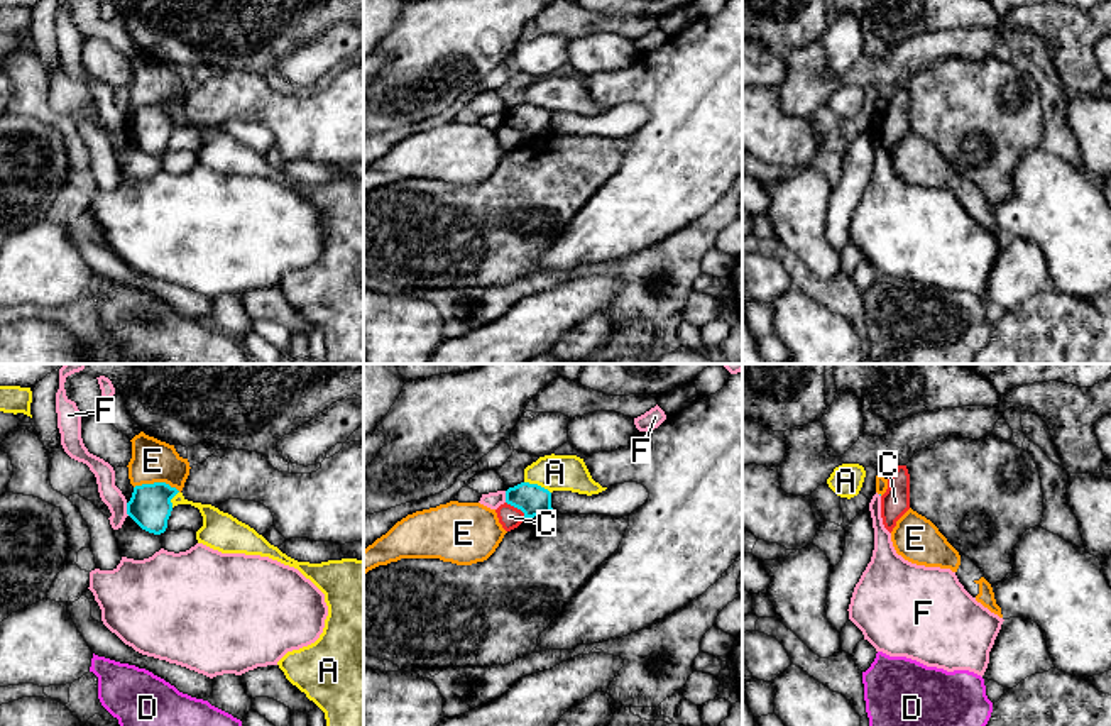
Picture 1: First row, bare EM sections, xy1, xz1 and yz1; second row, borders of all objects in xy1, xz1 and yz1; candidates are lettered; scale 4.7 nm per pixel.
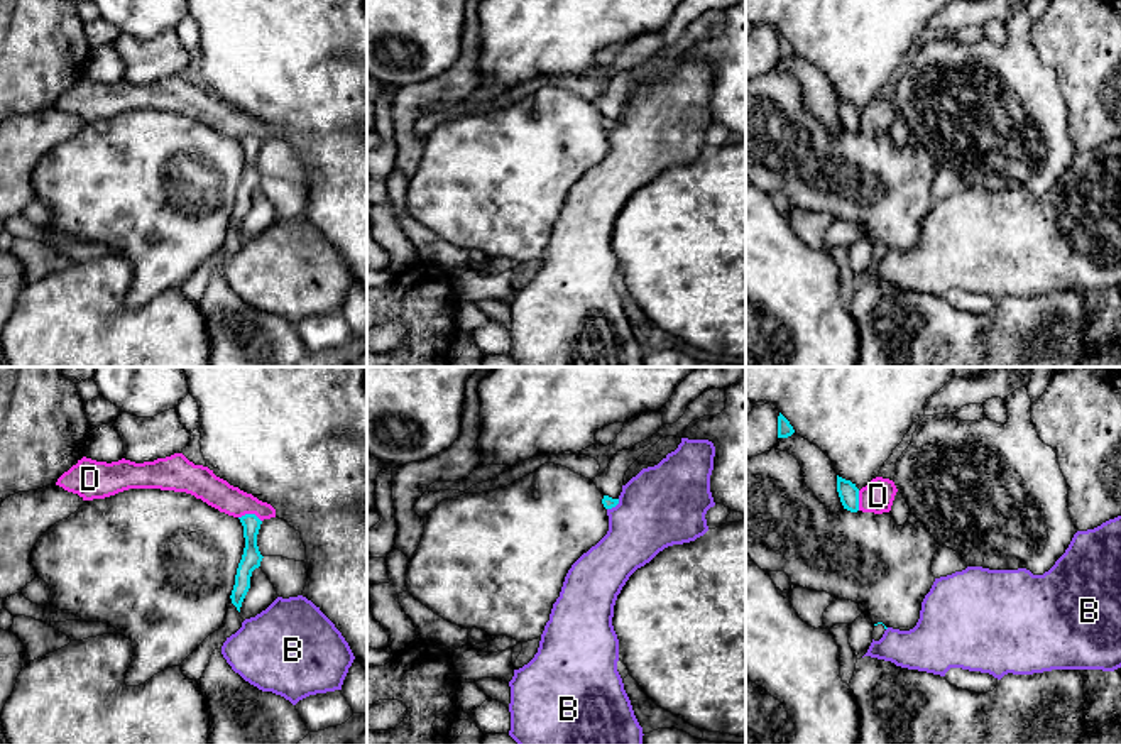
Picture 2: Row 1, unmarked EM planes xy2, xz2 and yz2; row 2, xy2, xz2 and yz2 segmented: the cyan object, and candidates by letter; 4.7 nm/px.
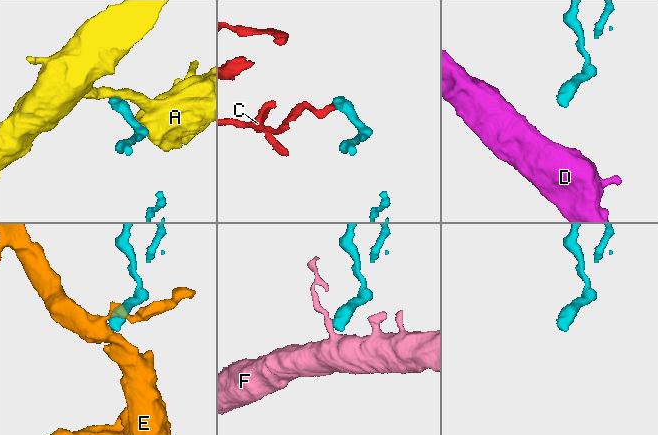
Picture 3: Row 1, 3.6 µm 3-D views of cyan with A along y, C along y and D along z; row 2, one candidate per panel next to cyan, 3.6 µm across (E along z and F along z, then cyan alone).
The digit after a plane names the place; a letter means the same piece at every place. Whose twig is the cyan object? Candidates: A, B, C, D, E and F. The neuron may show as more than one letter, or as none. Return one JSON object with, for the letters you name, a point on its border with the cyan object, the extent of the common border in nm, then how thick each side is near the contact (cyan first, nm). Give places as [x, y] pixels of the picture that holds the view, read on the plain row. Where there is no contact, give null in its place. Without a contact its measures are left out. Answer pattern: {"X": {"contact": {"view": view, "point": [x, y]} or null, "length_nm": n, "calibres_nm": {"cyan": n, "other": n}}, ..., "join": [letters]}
{"join": []}

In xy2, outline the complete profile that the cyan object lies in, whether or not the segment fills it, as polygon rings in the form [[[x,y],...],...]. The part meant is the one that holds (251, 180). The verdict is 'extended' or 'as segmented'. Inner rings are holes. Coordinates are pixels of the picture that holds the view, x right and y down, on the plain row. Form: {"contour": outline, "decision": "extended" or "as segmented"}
{"contour": [[[245,135],[238,140],[243,147],[245,169],[237,189],[235,206],[230,220],[237,232],[240,233],[242,223],[250,210],[252,193],[260,188],[264,178],[260,176],[257,167],[257,156],[262,142],[255,135]]], "decision": "as segmented"}

